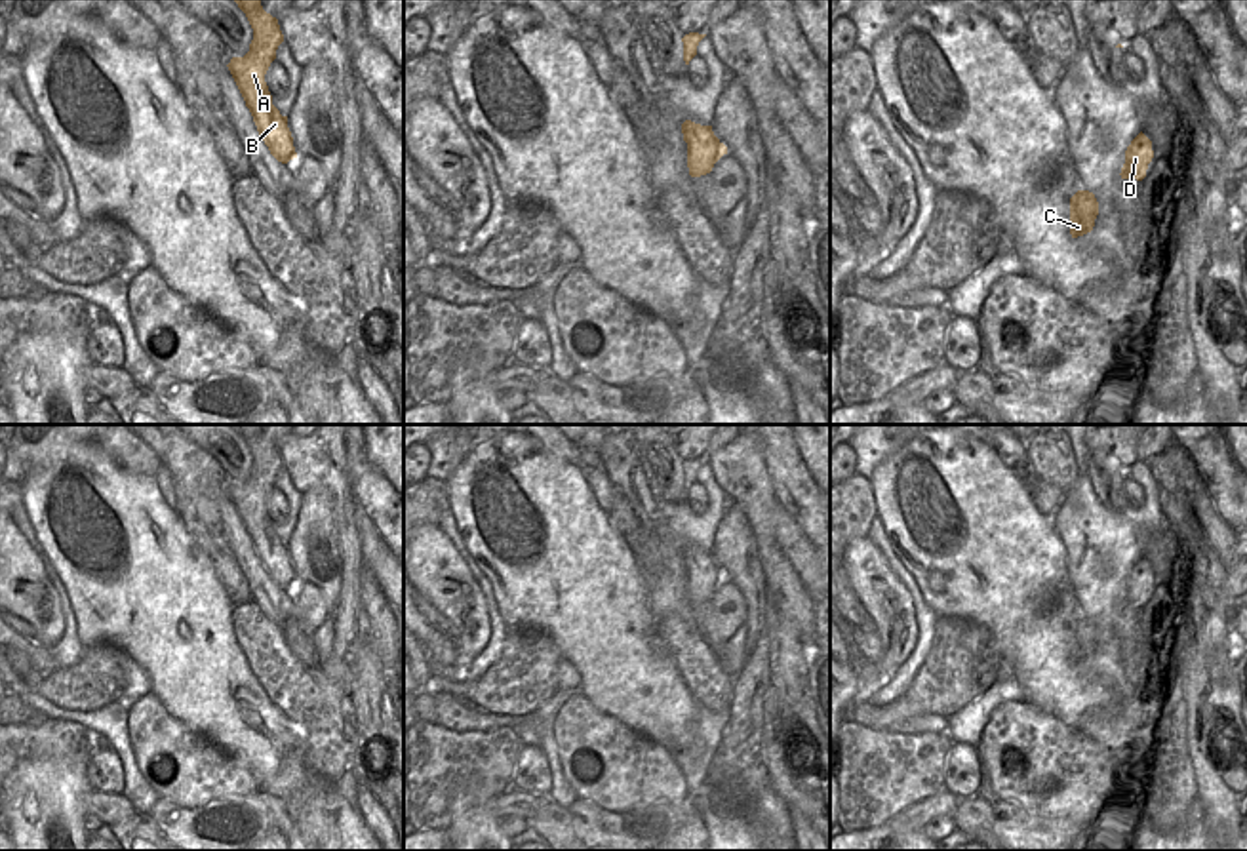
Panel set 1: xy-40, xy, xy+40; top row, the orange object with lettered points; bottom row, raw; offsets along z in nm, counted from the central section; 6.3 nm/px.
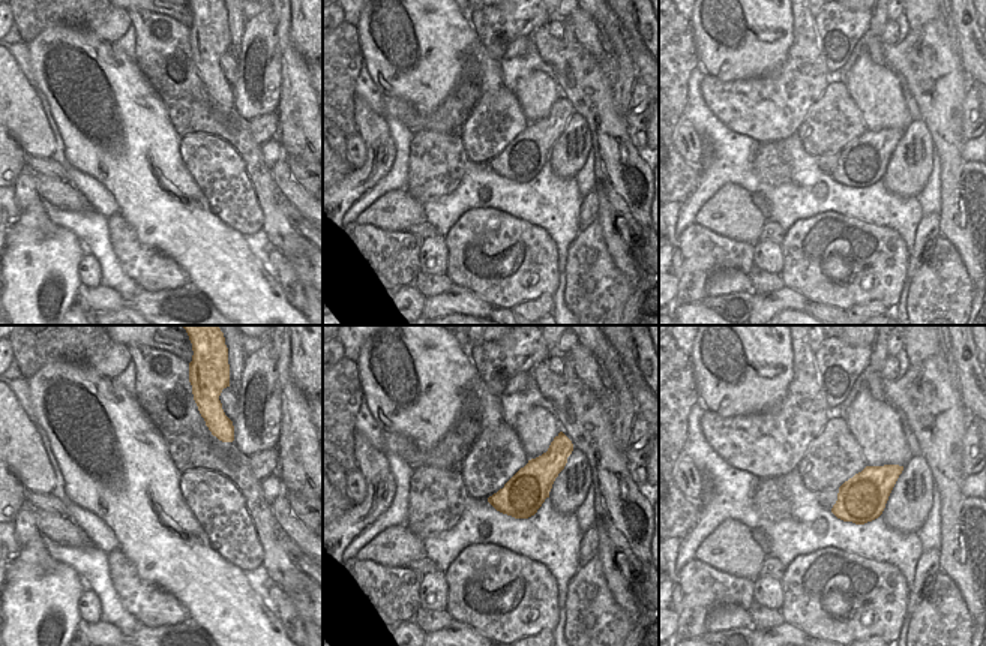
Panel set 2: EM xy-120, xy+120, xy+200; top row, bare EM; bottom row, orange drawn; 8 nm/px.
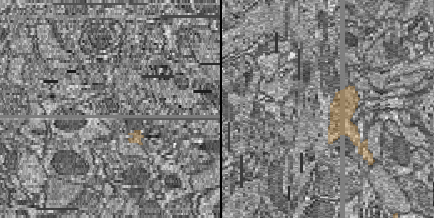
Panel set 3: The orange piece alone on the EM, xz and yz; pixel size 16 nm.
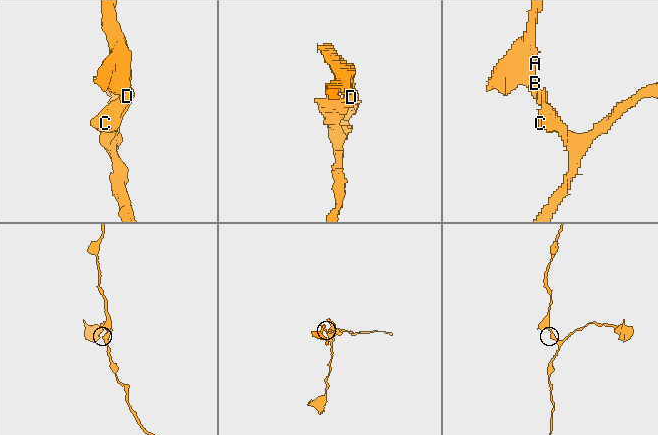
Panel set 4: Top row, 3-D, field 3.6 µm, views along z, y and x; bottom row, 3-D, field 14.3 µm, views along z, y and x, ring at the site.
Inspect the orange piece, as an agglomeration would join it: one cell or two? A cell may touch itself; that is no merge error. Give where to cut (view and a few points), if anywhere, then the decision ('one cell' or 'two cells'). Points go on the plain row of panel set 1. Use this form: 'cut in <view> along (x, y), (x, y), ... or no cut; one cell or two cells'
no cut; one cell

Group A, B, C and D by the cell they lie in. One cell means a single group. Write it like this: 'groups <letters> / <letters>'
groups A B C D

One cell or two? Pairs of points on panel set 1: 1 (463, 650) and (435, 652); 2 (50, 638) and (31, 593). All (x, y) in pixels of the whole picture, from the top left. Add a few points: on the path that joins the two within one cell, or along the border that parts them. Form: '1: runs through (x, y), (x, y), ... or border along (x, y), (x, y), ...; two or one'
1: border along (454, 642), (455, 667); two
2: runs through (50, 627), (50, 619), (39, 604); one

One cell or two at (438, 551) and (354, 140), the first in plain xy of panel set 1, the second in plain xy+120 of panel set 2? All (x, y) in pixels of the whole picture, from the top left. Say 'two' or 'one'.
two

